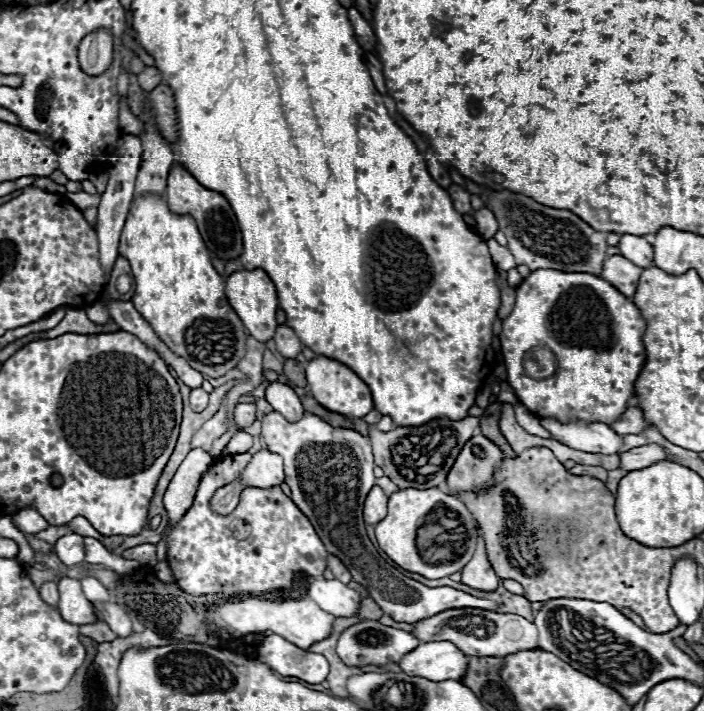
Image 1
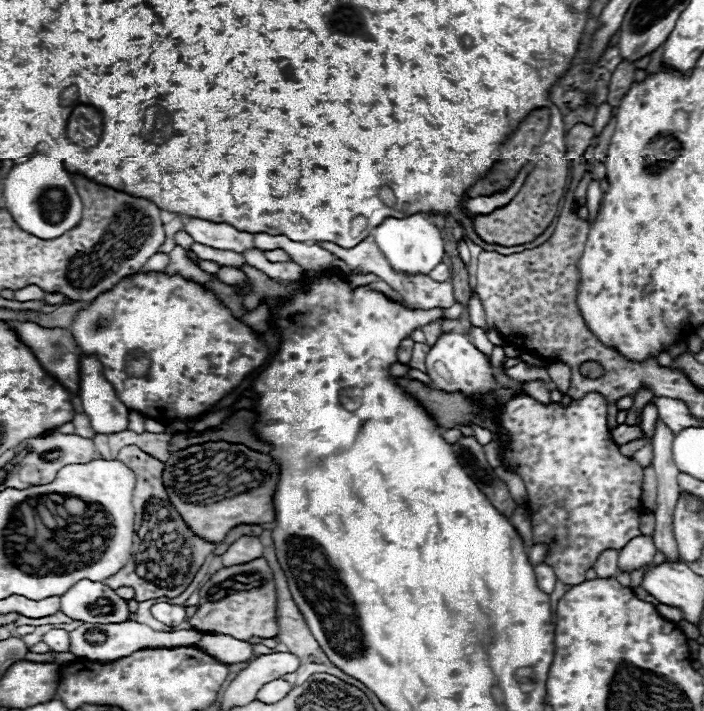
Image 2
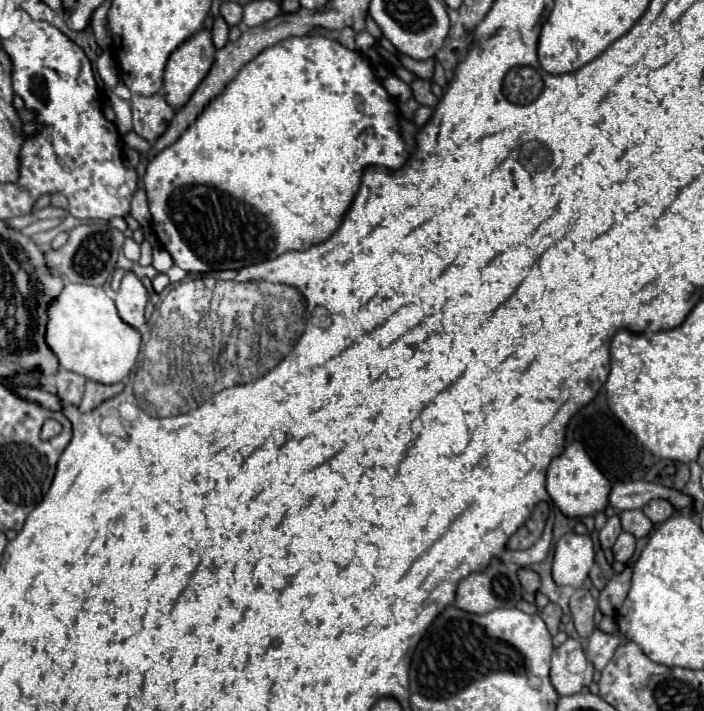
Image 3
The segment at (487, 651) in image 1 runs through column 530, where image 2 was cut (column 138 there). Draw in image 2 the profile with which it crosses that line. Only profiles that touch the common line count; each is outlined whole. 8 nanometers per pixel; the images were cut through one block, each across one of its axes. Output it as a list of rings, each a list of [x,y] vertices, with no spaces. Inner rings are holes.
[[[122,622],[122,624],[82,624],[80,628],[68,632],[72,654],[80,658],[92,658],[96,662],[114,662],[116,658],[124,658],[142,648],[180,648],[180,646],[194,646],[202,632],[198,630],[178,630],[178,632],[154,632],[146,624],[140,622]]]

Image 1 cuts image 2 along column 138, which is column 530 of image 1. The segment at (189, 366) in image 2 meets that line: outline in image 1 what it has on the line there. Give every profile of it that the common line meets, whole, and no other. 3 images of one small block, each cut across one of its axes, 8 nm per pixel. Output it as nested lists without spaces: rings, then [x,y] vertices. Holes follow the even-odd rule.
[[[548,268],[534,270],[516,288],[516,306],[512,314],[502,320],[500,342],[508,370],[508,382],[514,388],[518,400],[538,418],[554,418],[558,422],[580,420],[586,424],[616,422],[634,398],[634,382],[646,360],[646,350],[642,342],[644,332],[646,320],[642,318],[636,304],[620,294],[606,280],[584,272],[560,272]],[[534,346],[546,346],[554,352],[558,366],[550,378],[536,380],[524,372],[524,356]]]

